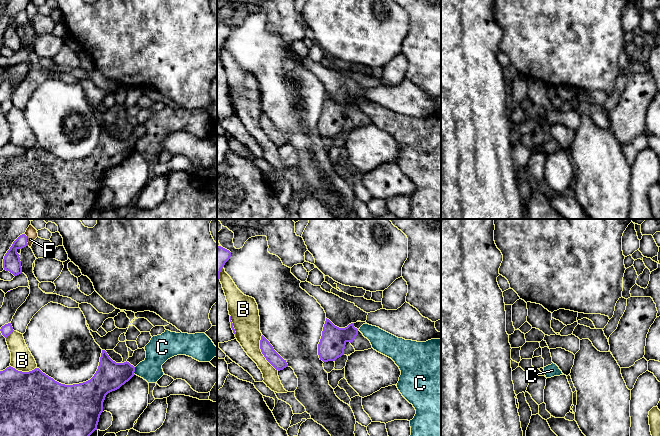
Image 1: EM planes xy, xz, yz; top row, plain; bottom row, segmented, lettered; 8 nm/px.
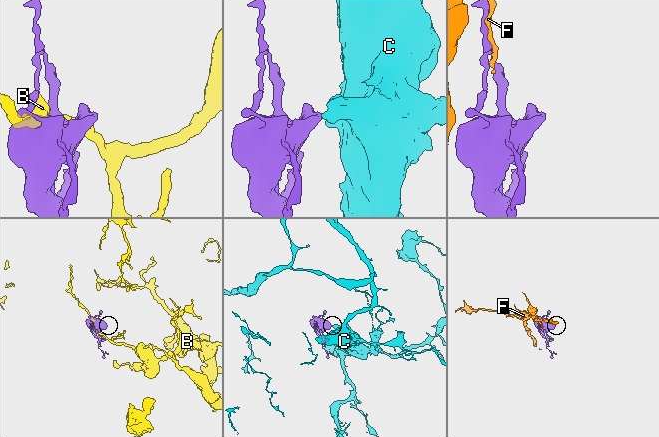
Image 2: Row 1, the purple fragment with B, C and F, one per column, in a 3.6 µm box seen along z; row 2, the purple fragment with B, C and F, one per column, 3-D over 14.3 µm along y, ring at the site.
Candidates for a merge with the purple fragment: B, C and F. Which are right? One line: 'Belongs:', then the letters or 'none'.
Belongs: none

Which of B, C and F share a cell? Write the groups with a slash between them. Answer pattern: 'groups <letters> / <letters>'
groups B / C / F

